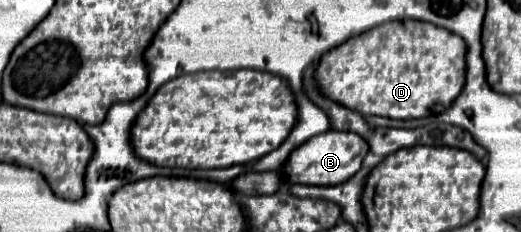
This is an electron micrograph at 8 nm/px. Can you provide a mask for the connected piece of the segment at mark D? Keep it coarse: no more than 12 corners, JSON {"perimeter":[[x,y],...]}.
{"perimeter":[[420,20],[320,58],[326,98],[426,118],[460,94],[466,44]]}

